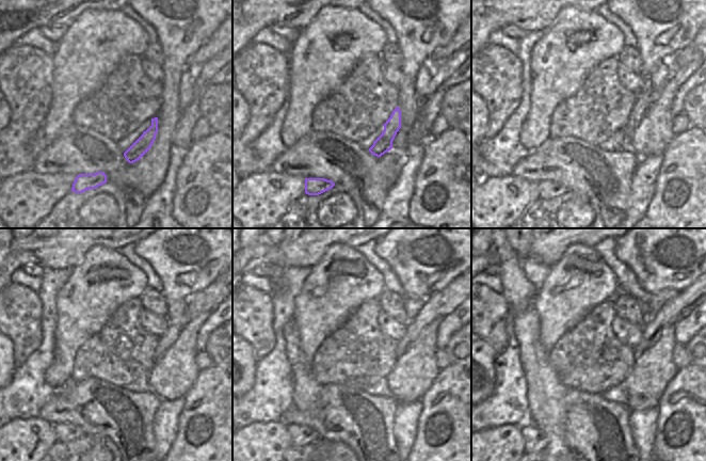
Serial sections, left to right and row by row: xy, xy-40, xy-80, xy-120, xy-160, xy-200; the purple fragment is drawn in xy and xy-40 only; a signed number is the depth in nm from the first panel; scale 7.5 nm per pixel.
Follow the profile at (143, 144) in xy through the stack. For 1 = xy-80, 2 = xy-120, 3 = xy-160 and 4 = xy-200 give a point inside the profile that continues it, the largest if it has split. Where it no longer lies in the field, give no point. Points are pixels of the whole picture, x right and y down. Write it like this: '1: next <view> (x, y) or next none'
1: next xy-80 (644, 99)
2: next xy-120 (165, 340)
3: next xy-160 (442, 303)
4: next xy-200 (676, 308)

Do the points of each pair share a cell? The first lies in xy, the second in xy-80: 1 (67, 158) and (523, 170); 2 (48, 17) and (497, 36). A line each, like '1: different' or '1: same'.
1: same
2: different

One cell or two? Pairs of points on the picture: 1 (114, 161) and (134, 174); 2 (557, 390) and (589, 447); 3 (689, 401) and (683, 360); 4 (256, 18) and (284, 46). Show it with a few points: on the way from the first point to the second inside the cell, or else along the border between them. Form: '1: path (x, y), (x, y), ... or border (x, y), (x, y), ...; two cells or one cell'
1: border (130, 163), (124, 175), (124, 186), (138, 191); two cells
2: border (567, 390), (565, 397), (565, 430); two cells
3: border (690, 363), (678, 370); two cells
4: border (269, 27), (263, 27), (252, 41); two cells

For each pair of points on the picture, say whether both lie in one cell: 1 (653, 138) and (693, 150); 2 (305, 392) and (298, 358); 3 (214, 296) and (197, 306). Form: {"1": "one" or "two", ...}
{"1": "two", "2": "one", "3": "one"}

